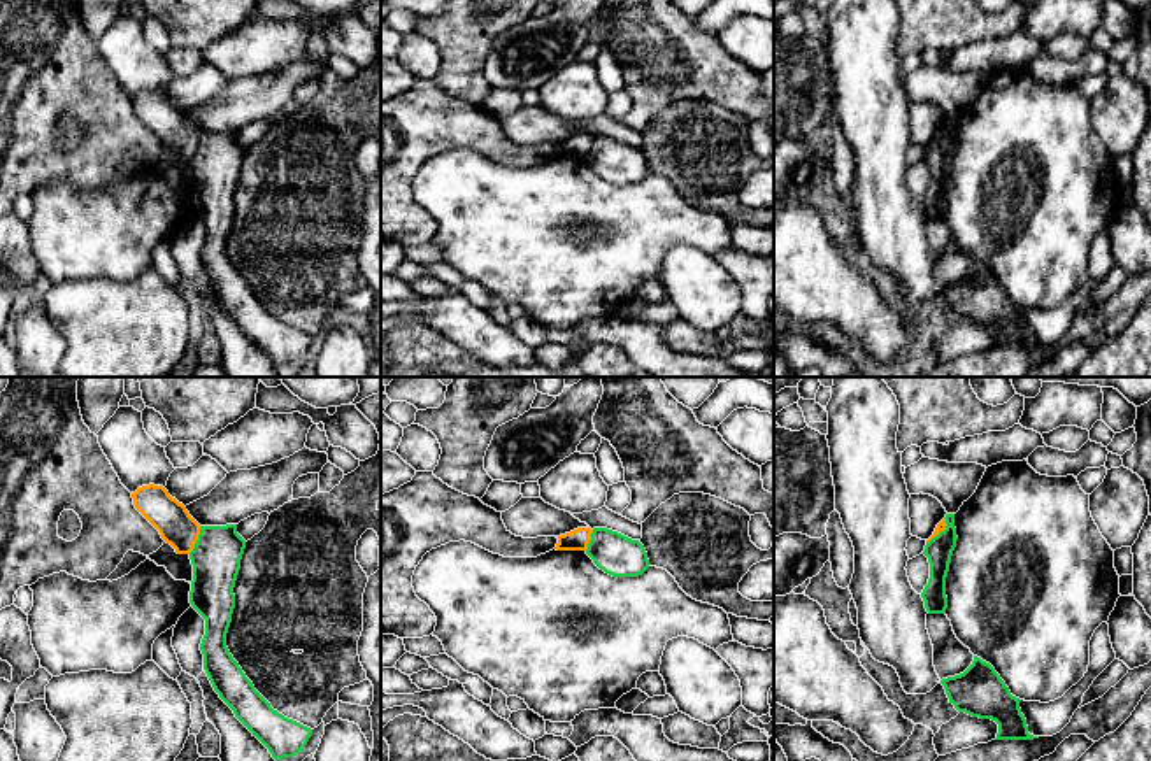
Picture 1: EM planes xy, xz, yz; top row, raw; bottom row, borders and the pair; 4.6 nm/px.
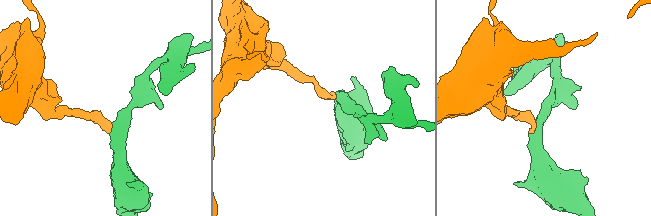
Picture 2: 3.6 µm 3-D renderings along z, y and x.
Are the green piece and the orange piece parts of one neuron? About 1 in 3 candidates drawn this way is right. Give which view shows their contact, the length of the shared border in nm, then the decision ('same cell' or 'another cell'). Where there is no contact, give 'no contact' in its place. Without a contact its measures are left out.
xy | 140 nm | another cell

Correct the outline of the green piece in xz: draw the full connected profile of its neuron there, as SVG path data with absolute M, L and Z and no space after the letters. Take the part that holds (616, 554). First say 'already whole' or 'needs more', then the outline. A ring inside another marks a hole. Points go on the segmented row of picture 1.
already whole | M593 528L586 554L612 577L637 577L649 568L644 545L618 531Z

